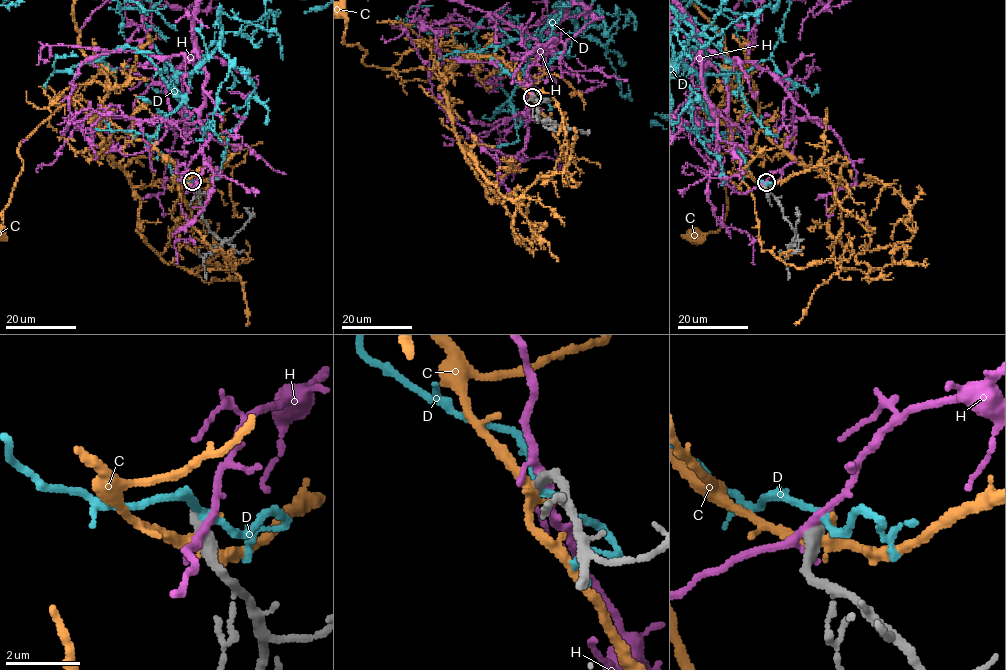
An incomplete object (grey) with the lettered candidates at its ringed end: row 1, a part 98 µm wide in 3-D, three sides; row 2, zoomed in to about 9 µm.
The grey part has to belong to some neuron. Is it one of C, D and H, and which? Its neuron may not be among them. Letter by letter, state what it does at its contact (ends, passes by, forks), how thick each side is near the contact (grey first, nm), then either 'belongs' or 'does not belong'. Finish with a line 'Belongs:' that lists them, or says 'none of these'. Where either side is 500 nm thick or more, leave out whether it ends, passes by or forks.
C: it passes by; calibres 400 and 300 nm; does not belong
D: it passes by; calibres 360 and 190 nm; does not belong
H: it forks; calibres 400 and 170 nm; does not belong
Belongs: none of these

